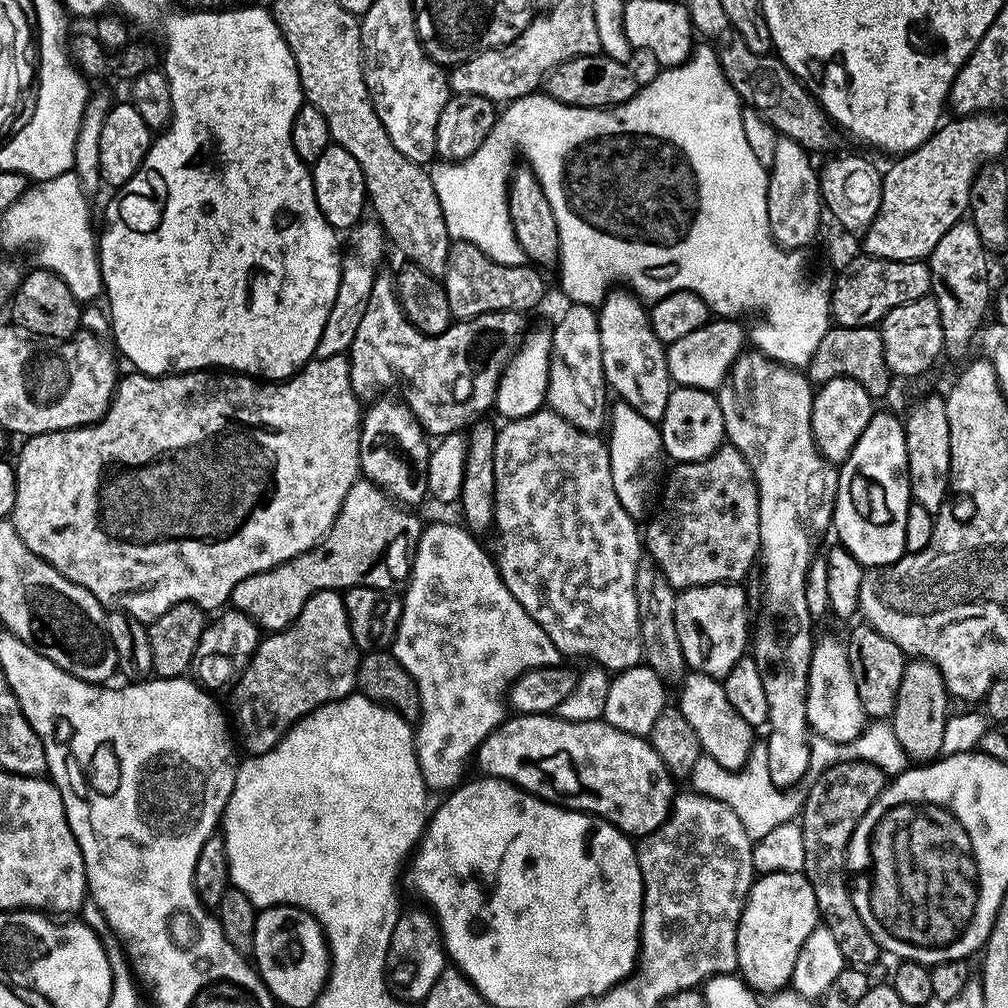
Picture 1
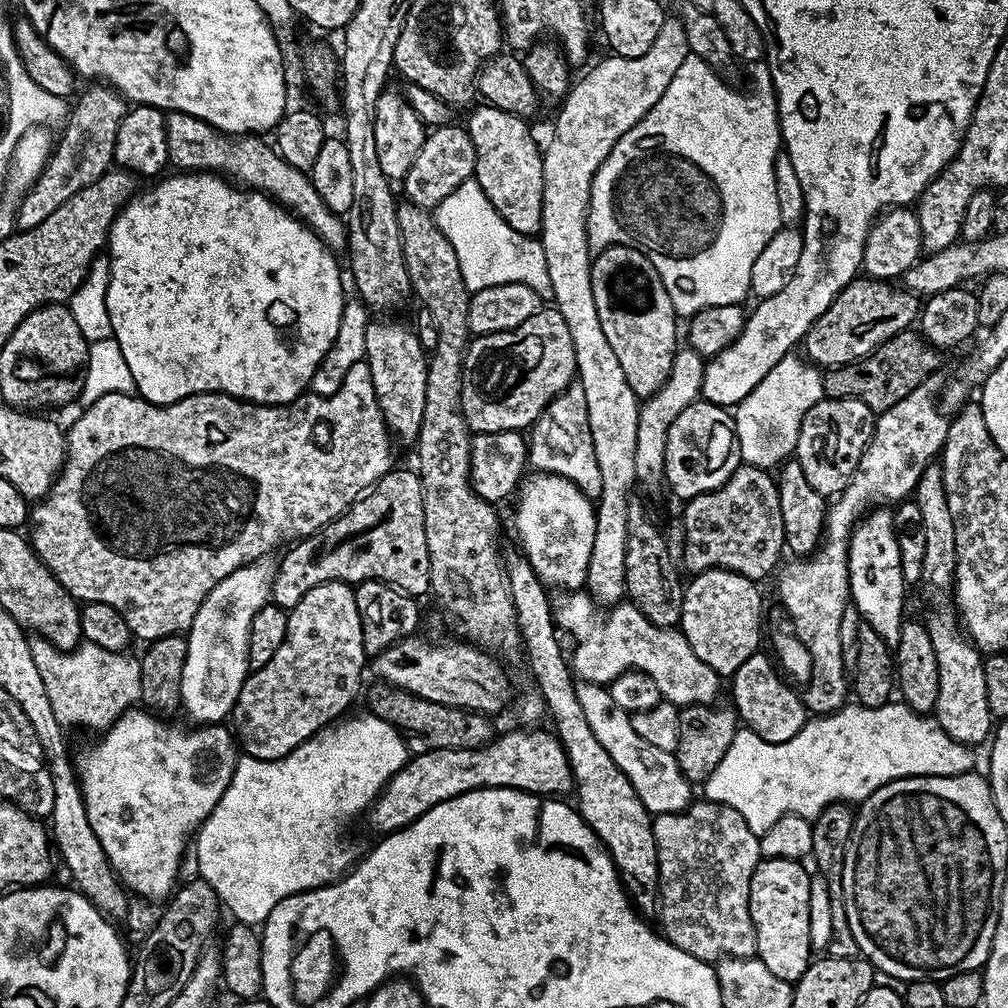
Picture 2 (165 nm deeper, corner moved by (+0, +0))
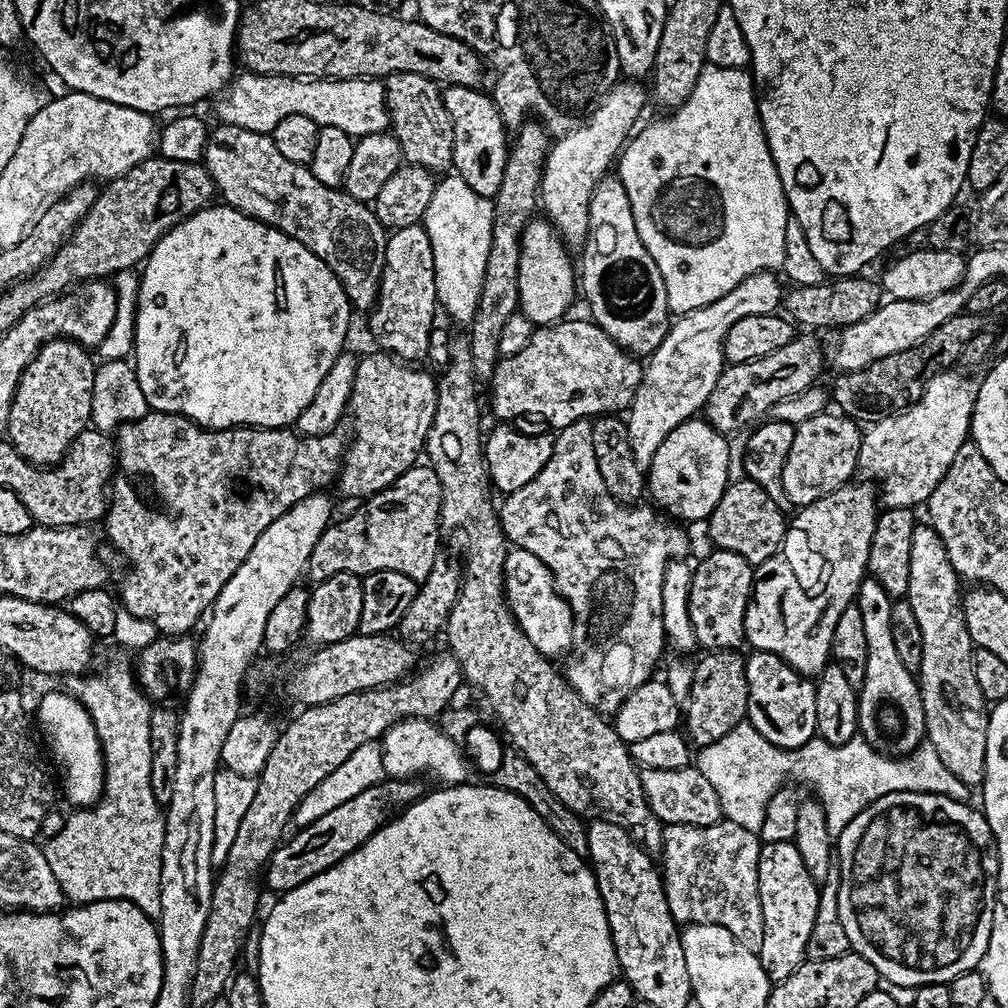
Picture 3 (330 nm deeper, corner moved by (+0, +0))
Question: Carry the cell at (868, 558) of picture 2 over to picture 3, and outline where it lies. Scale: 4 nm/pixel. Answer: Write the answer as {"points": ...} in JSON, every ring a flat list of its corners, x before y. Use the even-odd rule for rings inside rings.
{"points":[[865,578,856,592,854,603,862,610,866,630,866,678,859,688,859,735,875,752,897,758,908,755,925,739,924,707,917,677,898,658,894,637,890,634,890,610,893,597,882,590,877,580]]}

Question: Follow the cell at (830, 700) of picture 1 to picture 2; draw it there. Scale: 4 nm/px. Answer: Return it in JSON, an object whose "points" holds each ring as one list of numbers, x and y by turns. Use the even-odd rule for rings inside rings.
{"points":[[924,386,916,388,909,396,902,398,902,402,890,406,890,410,877,415,876,430,872,434,872,440,868,444,867,450,862,454,862,458,854,470,851,482,844,487,839,496,831,501,830,507,827,509,820,547,803,558,792,558,788,565,785,563,779,569,780,600,784,603,789,618,792,619,791,631,805,644,806,649,810,650,810,657,813,658,812,679,808,681,802,692,805,709,812,711,813,708,813,713,827,714,836,711,837,708,844,707,846,703,844,695,849,695,850,692,850,680,842,662,842,638,838,638,838,626,842,626,842,614,850,604,848,539,852,536,852,530,860,523,865,513,877,506,887,505,884,504,887,500,903,502,909,499,915,493,916,484,928,469,929,463,941,455,944,447,949,421,946,416,944,420,943,414,936,409,936,406,938,407,937,401,932,401,932,396,926,389,927,387]]}

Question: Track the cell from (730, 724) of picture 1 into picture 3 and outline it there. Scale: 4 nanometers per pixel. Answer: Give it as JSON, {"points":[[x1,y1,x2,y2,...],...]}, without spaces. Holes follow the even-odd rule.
{"points":[[513,547,504,560,504,595,508,598,508,606,516,624,538,646,542,655,557,658,574,644,572,635,572,611,556,590,552,580,552,571,546,567,530,550]]}

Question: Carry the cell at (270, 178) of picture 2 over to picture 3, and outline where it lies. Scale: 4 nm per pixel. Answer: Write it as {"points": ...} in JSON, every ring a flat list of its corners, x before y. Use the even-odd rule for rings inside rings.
{"points":[[217,123,208,133,202,163,210,174,219,199,229,208,237,208,264,224,277,228,290,238,302,242,336,275,353,309,371,309,380,289,380,271,384,265,386,229,380,224,373,209,365,201,356,200,340,188,331,188,314,178,311,167,290,162,274,146,267,132,242,130,242,126]]}

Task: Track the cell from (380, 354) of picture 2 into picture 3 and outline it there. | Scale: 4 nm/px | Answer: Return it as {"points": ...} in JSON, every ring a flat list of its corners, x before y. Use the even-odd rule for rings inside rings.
{"points":[[423,223,393,231,384,245,380,289,368,316,368,328,383,351,397,360,420,362,429,355,428,343,434,331,432,319,438,313,434,256]]}

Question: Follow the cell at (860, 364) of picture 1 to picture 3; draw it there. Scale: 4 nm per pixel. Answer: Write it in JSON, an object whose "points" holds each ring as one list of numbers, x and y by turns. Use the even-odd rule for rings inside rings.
{"points":[[951,316,918,346,910,350,898,350,898,354,886,354,886,358,878,358,878,362,870,362,870,366,862,370,837,375,837,380,830,385,831,399,843,415,857,422,871,422,892,416,903,408,909,408,922,394,927,372,933,374,955,365,966,342,970,342,970,338,974,338,974,334,981,330,982,320,979,316]]}

